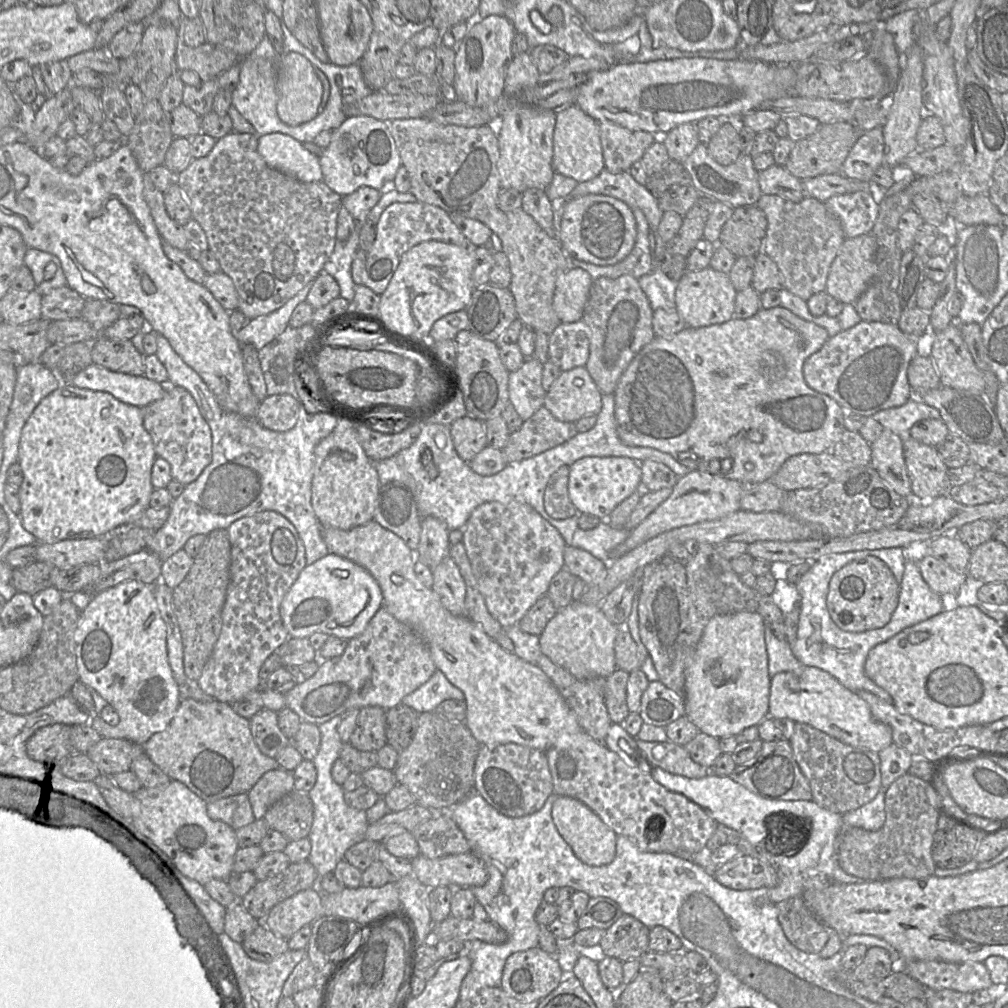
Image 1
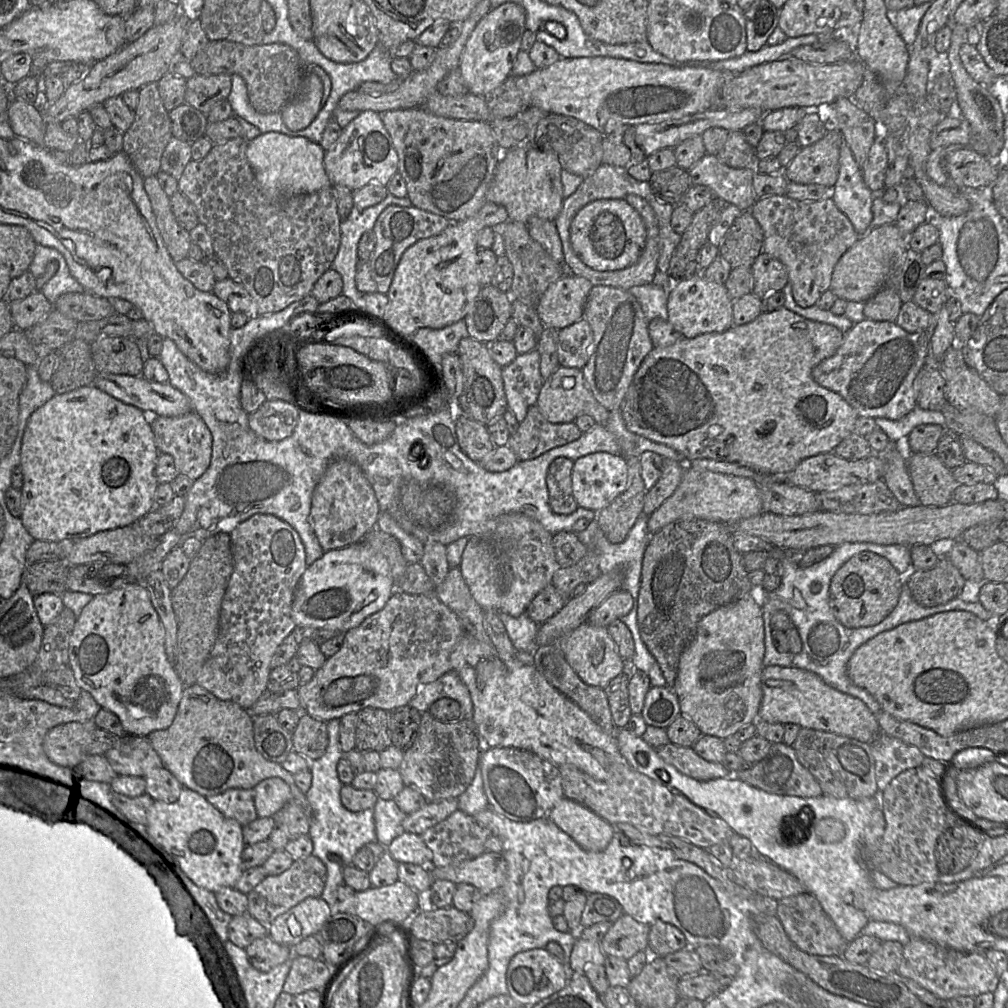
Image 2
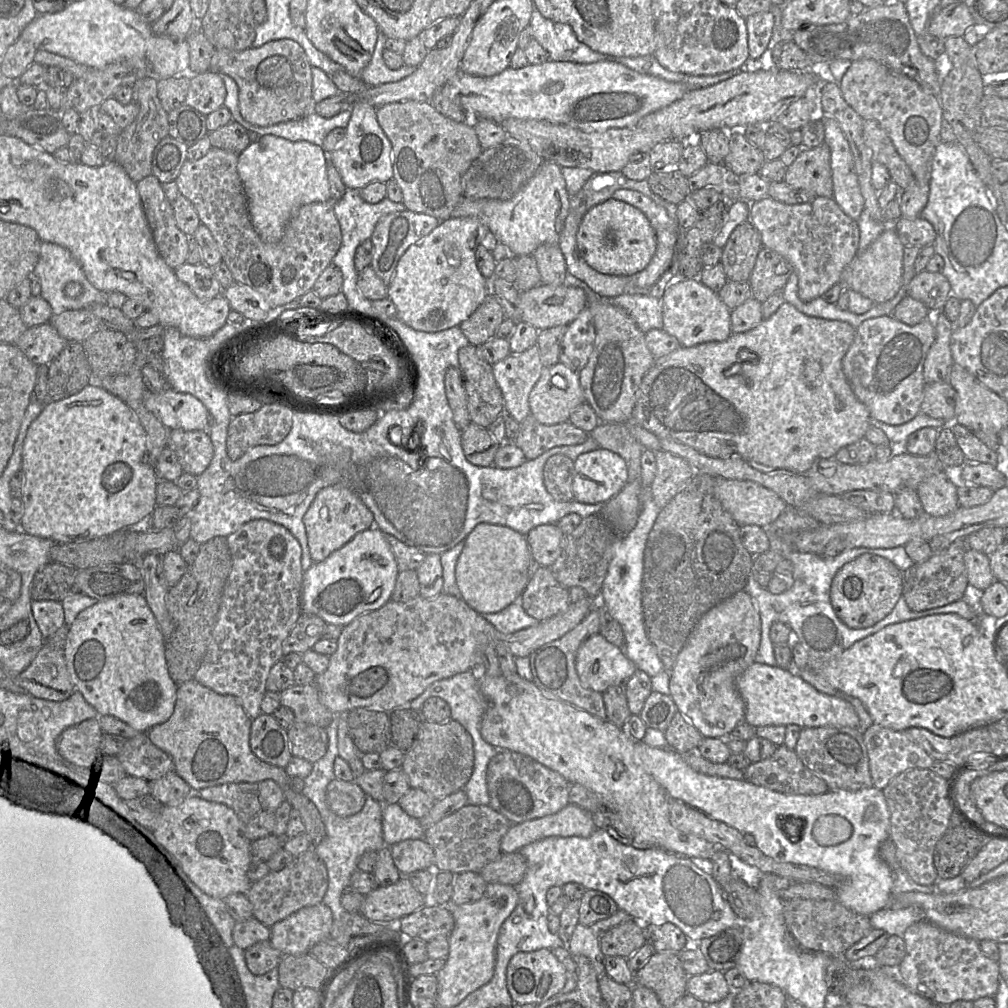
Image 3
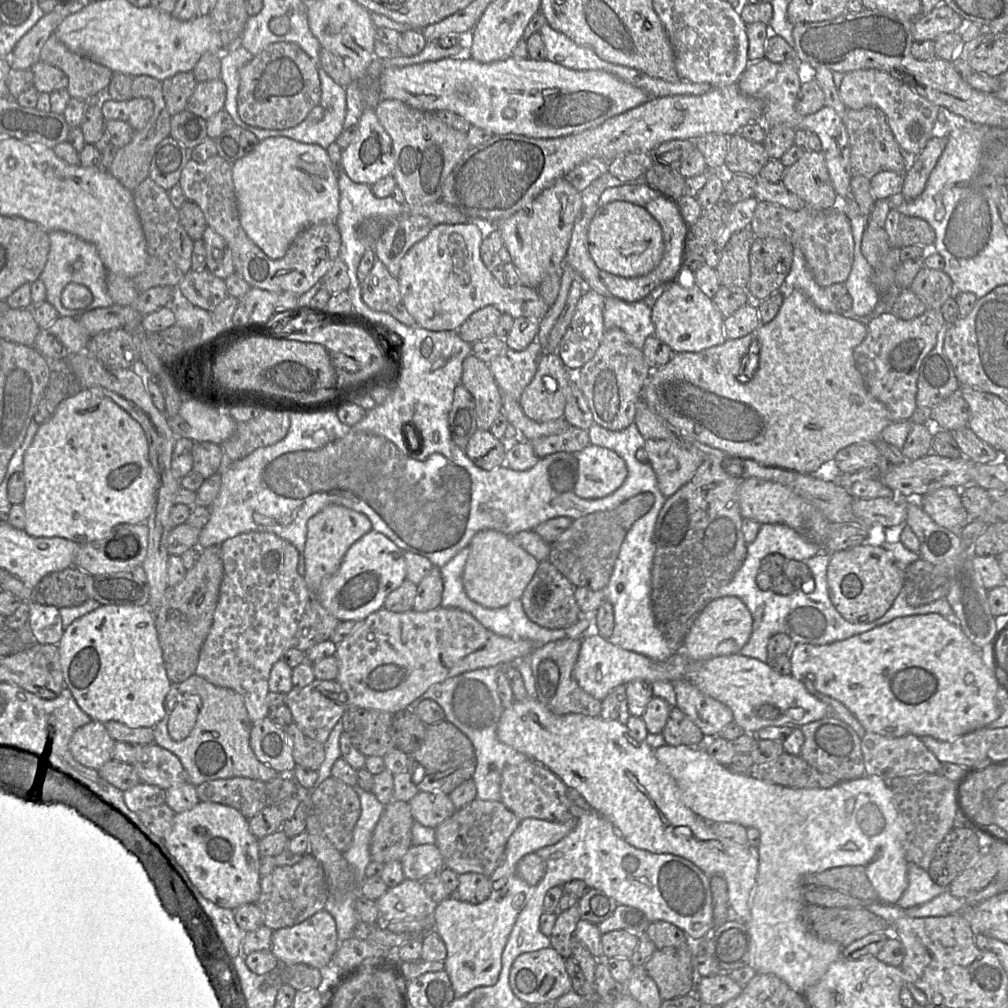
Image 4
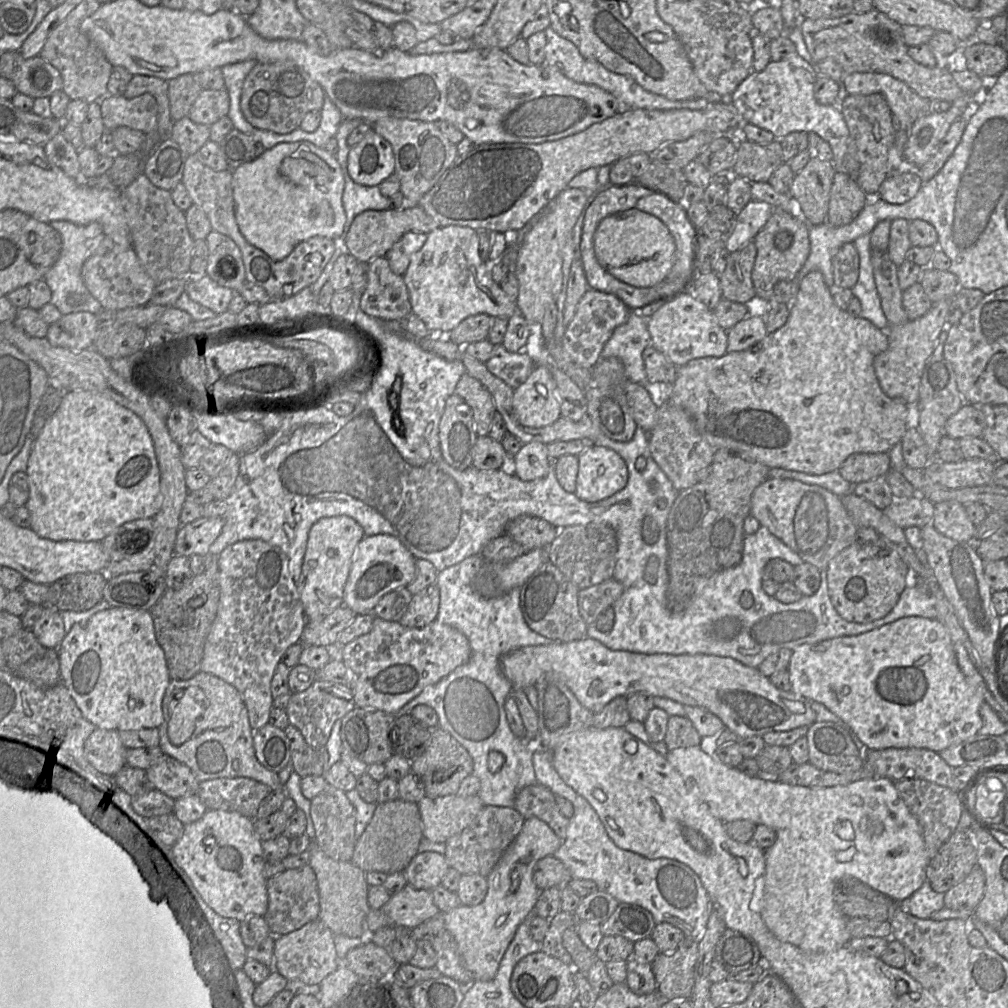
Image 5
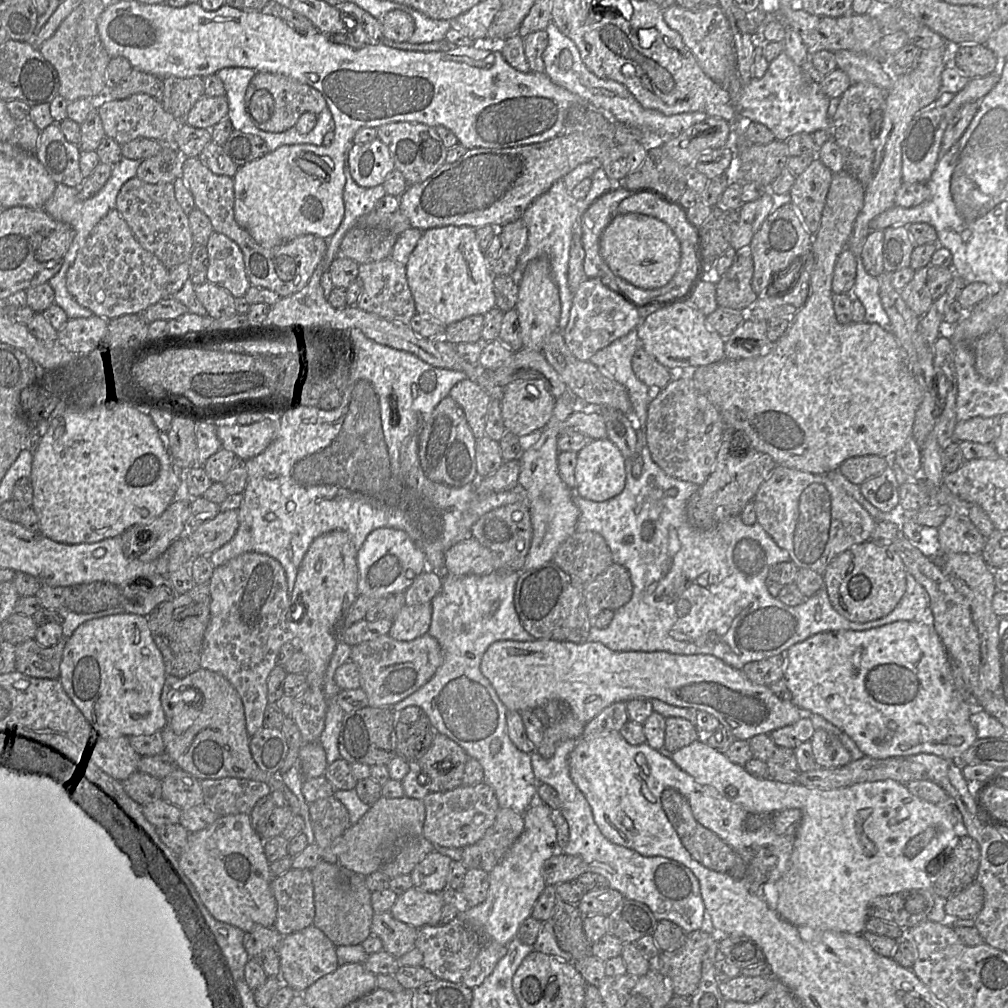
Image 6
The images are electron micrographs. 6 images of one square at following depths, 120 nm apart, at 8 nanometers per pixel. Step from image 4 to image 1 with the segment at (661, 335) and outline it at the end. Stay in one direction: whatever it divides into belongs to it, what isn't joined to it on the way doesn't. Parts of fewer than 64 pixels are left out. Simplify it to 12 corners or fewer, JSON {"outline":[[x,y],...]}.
{"outline":[[710,266],[677,282],[676,311],[691,328],[734,317],[729,274]]}

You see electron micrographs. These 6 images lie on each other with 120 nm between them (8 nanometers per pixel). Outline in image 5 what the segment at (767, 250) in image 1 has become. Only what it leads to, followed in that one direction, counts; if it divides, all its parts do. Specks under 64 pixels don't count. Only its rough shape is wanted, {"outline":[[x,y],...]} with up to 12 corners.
{"outline":[[844,244],[832,259],[834,288],[853,288],[859,254]]}

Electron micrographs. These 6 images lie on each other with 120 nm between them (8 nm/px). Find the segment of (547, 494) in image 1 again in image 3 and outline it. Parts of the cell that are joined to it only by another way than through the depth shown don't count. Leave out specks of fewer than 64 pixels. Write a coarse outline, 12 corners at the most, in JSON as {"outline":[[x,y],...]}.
{"outline":[[552,455],[543,469],[546,490],[573,500],[573,460]]}

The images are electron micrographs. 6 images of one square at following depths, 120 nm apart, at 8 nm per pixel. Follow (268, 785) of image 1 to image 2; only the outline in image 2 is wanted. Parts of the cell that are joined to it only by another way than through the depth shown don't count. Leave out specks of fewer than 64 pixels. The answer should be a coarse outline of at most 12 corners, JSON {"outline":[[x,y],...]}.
{"outline":[[278,777],[253,790],[259,817],[275,817],[292,799]]}

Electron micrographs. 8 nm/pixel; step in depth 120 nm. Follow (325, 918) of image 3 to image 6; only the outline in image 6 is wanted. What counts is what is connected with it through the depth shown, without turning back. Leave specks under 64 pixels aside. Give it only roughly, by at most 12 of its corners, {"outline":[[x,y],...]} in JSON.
{"outline":[[314,925],[283,936],[282,982],[302,993],[339,966]]}

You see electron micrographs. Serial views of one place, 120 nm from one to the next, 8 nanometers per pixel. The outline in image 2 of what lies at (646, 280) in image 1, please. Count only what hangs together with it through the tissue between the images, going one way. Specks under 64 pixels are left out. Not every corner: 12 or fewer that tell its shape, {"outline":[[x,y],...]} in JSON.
{"outline":[[668,286],[628,289],[649,322],[668,319]]}

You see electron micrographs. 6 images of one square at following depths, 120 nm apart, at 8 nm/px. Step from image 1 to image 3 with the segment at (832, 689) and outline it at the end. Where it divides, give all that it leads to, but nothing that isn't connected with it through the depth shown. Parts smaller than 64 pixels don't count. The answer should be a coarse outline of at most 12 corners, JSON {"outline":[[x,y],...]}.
{"outline":[[754,662],[736,680],[753,727],[859,727],[849,702]]}

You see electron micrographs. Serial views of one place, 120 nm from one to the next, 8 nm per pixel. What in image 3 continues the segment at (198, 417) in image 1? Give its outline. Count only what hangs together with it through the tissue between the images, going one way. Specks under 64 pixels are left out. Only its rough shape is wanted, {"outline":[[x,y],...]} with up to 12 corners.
{"outline":[[169,431],[183,472],[199,476],[214,449],[207,431]]}

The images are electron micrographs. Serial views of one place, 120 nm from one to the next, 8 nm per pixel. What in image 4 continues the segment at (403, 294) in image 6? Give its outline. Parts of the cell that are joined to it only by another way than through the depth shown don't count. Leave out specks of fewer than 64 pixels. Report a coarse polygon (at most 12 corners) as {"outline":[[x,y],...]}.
{"outline":[[377,257],[360,283],[374,311],[402,303],[398,279]]}

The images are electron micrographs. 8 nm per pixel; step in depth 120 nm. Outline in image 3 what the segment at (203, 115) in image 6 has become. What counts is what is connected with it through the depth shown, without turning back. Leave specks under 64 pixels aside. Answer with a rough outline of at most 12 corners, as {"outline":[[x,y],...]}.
{"outline":[[219,73],[190,75],[184,104],[207,116],[224,106]]}

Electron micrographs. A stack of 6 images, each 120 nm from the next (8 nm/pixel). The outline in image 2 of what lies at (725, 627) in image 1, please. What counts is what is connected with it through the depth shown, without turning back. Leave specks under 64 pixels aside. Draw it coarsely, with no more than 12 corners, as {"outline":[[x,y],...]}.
{"outline":[[756,593],[699,622],[672,690],[724,740],[758,720]]}

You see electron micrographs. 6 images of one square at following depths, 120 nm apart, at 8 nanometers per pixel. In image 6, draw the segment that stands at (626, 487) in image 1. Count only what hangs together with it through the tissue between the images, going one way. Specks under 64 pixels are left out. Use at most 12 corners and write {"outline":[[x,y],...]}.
{"outline":[[607,438],[577,453],[575,493],[603,502],[626,484],[626,459]]}

